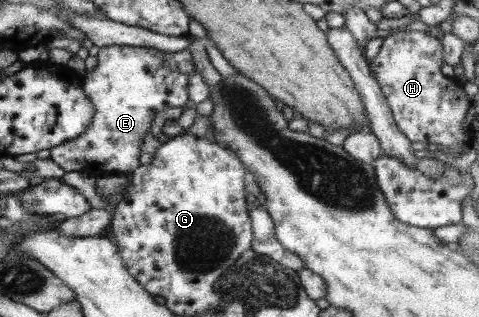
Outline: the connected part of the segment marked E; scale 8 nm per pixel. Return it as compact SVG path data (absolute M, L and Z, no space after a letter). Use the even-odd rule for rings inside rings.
M107 45L101 47L96 56L97 67L87 70L81 82L83 92L93 103L91 125L82 136L50 148L48 158L56 162L65 172L83 172L95 177L141 171L142 165L139 163L139 156L142 153L141 144L147 132L150 132L155 114L167 108L185 106L189 102L187 84L189 84L189 76L195 70L192 54L190 50L165 52L142 46Z

